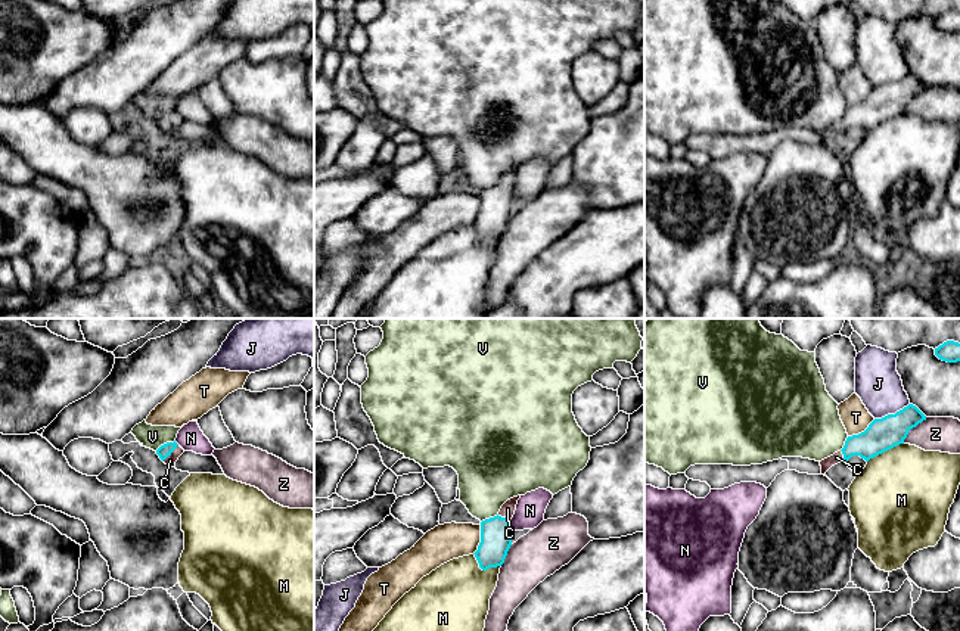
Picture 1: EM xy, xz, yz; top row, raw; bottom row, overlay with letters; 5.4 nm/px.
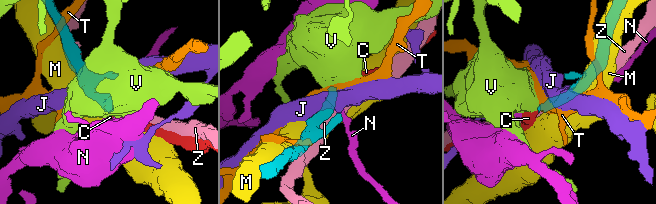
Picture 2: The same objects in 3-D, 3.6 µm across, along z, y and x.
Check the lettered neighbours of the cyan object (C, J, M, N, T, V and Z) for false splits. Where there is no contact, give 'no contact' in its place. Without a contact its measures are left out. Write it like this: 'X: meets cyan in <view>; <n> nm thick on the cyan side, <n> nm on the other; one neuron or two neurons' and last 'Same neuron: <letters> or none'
C: meets cyan in xy; 70 nm thick on the cyan side, 60 nm on the other; one neuron
J: meets cyan in yz; 180 nm thick on the cyan side, 240 nm on the other; two neurons
M: meets cyan in yz; 180 nm thick on the cyan side, 480 nm on the other; two neurons
N: meets cyan in xz; 160 nm thick on the cyan side, 160 nm on the other; two neurons
T: meets cyan in xz; 160 nm thick on the cyan side, 200 nm on the other; two neurons
V: meets cyan in xy; 70 nm thick on the cyan side, 130 nm on the other; two neurons
Z: meets cyan in yz; 180 nm thick on the cyan side, 190 nm on the other; two neurons
Same neuron: C

